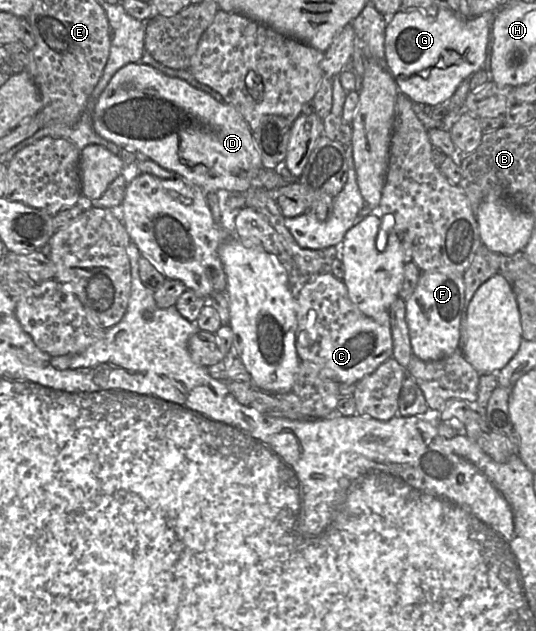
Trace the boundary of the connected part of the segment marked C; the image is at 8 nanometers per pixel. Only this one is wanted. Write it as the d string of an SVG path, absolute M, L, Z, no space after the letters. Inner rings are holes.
M321 274L309 280L297 295L294 295L297 303L297 324L296 324L296 351L300 362L310 362L319 368L319 372L339 384L358 383L364 377L372 374L381 364L392 358L393 339L390 325L382 325L374 319L364 315L359 308L350 300L347 288L343 280L337 279L333 274Z

